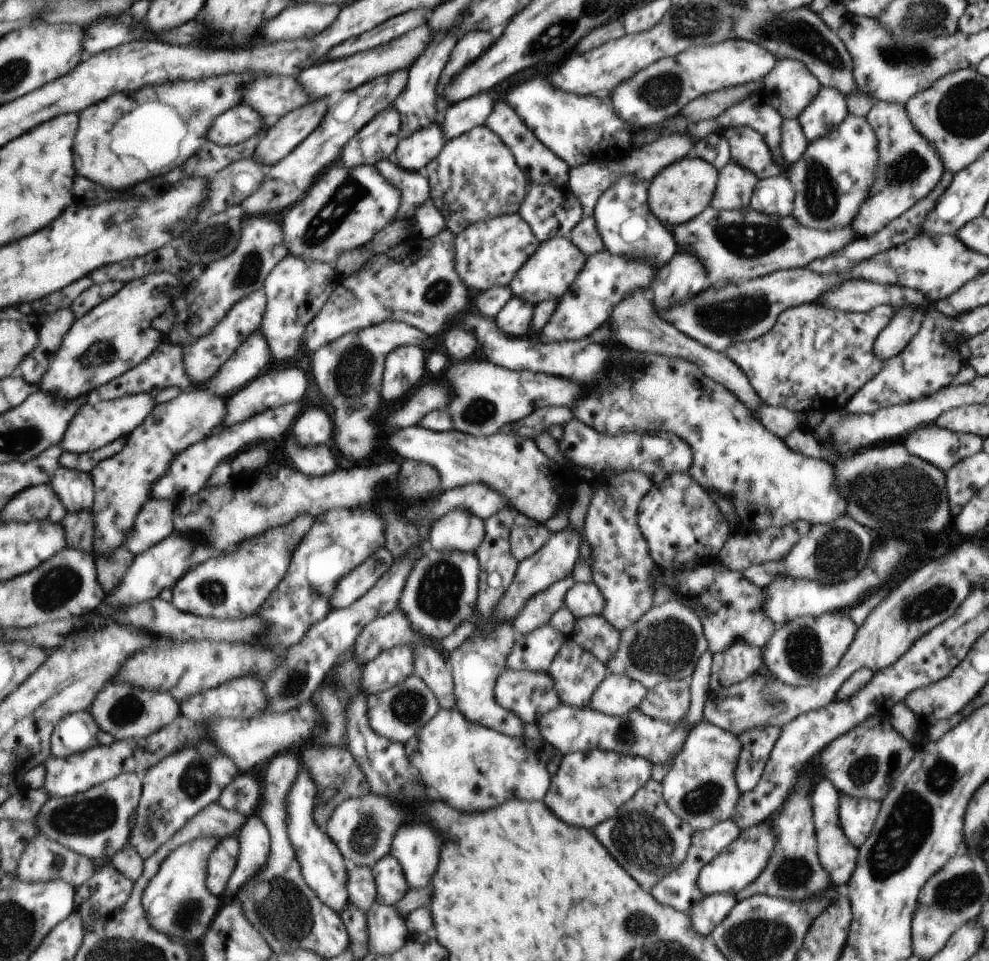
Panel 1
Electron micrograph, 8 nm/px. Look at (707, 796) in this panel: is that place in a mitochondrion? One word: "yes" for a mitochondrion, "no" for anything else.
yes

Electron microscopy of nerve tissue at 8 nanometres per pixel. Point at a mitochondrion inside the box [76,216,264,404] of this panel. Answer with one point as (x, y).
(203, 240)

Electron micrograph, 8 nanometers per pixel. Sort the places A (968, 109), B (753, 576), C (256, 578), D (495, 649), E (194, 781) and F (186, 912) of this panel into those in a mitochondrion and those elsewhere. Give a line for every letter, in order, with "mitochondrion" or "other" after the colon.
A: mitochondrion
B: other
C: other
D: mitochondrion
E: mitochondrion
F: mitochondrion

